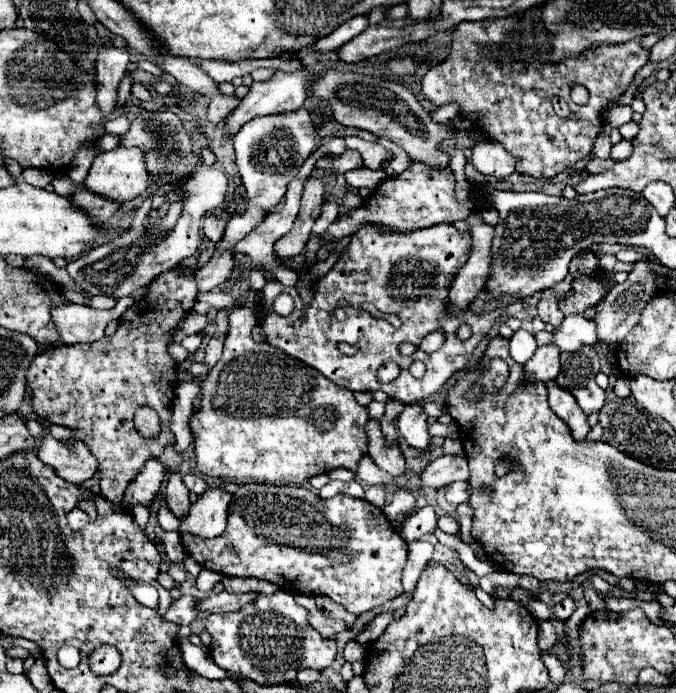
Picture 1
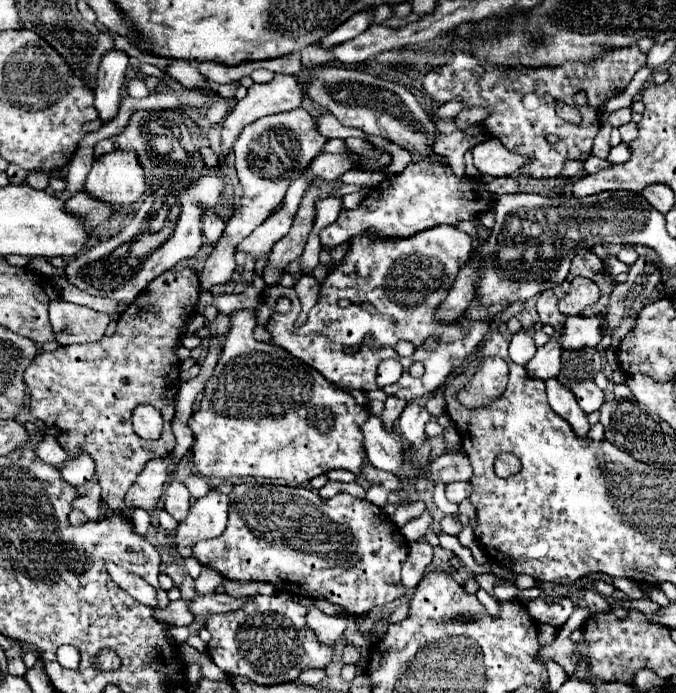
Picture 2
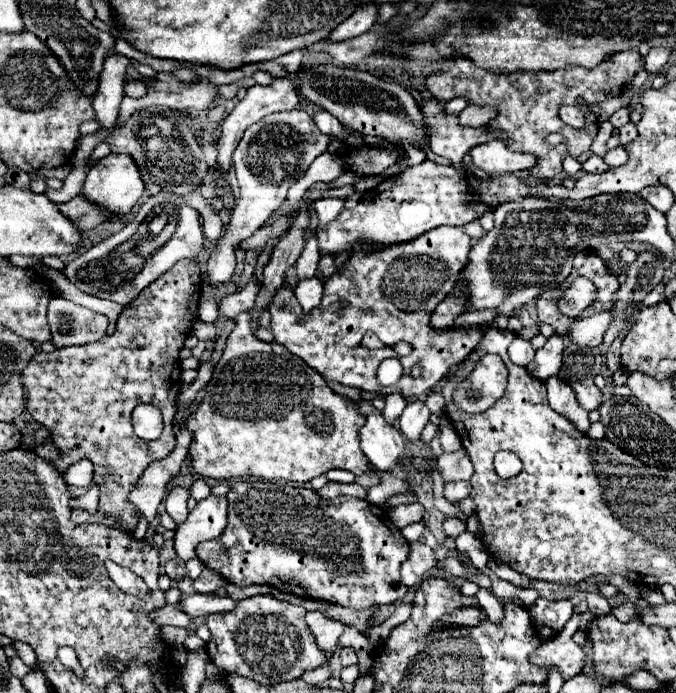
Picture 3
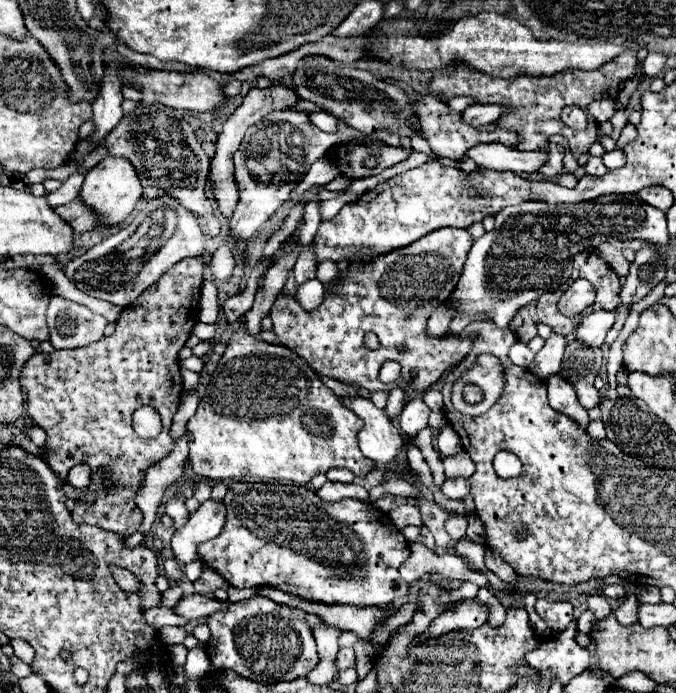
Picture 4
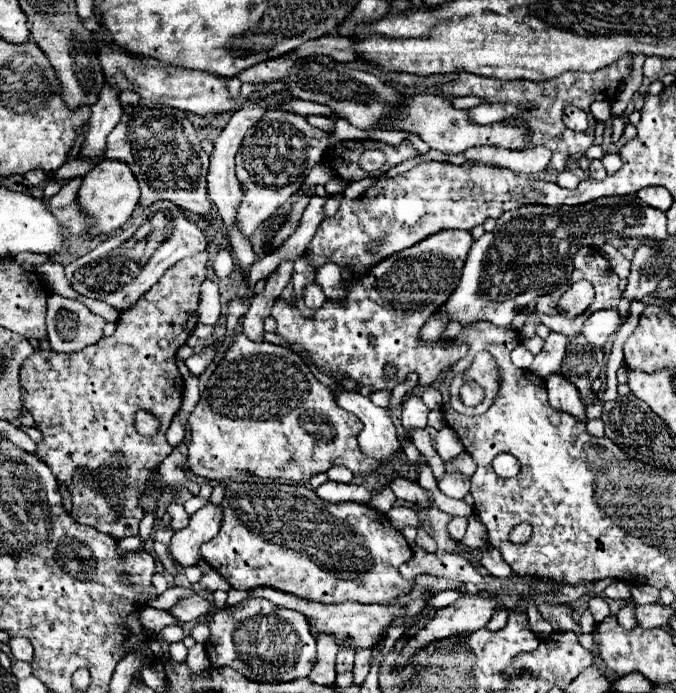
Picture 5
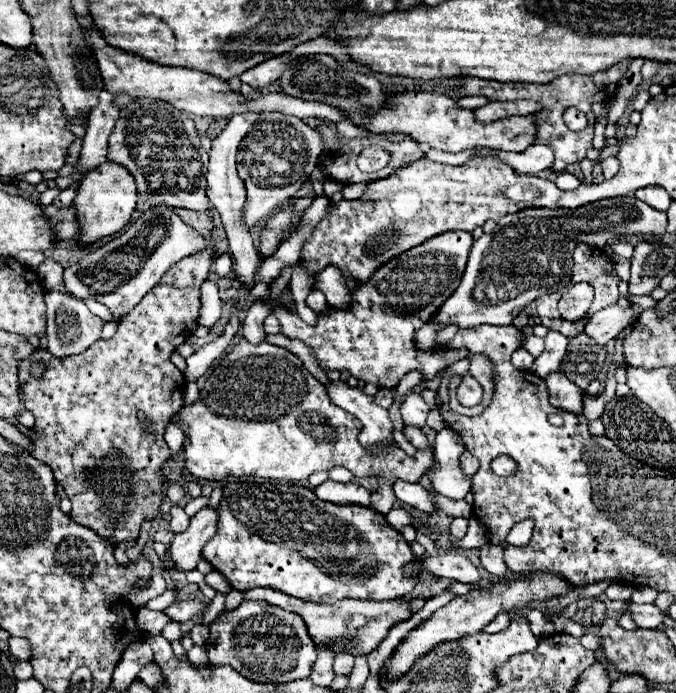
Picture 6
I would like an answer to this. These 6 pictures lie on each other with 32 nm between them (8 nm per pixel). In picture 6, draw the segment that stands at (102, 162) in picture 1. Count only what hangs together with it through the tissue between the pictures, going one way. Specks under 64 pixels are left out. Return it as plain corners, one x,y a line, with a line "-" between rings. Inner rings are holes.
106,160
104,164
100,164
100,168
94,168
92,172
88,172
80,182
78,194
74,198
74,206
82,224
80,242
88,244
120,232
132,218
136,200
138,200
136,182
132,180
132,174
122,164
112,164

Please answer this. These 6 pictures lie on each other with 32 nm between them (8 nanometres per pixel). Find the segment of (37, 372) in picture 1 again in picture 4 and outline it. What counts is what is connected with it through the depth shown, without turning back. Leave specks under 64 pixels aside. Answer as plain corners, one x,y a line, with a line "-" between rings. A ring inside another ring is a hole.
198,256
180,260
180,264
174,264
156,284
152,284
152,288
148,288
148,292
142,292
136,304
130,304
122,310
112,336
104,336
102,340
84,348
54,350
50,354
36,352
26,362
20,374
20,384
26,390
26,412
48,434
44,448
48,450
48,464
52,466
52,470
62,480
66,480
66,474
72,466
80,462
88,462
92,466
92,480
88,490
94,490
98,494
96,504
92,508
74,508
74,512
82,516
84,524
94,524
104,530
118,532
122,536
134,534
142,524
142,512
132,502
132,494
138,490
148,466
166,458
174,448
170,426
172,416
176,414
180,404
180,394
184,390
178,352
188,340
198,320
198,300
202,282
202,258
-
142,404
154,406
162,416
164,428
156,440
144,440
136,436
136,432
132,430
132,412

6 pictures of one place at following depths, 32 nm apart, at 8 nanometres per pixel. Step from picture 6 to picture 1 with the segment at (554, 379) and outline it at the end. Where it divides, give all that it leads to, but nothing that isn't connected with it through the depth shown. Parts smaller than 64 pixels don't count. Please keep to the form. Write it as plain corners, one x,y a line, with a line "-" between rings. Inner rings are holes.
548,382
546,386
548,386
548,394
550,394
550,408
552,408
552,412
560,420
566,422
566,426
572,432
572,438
584,440
588,430
590,430
590,426
586,422
586,414
580,412
580,406
576,404
574,396
568,390
560,388
556,382

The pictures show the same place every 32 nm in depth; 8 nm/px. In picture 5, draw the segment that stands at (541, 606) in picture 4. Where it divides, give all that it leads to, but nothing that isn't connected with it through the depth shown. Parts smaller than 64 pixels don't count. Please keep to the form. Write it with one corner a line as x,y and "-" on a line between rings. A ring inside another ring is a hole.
542,602
538,606
538,612
542,614
542,618
546,622
550,622
550,626
556,632
565,632
572,630
576,635
580,635
581,629
579,625
572,620
572,606
570,604
546,604

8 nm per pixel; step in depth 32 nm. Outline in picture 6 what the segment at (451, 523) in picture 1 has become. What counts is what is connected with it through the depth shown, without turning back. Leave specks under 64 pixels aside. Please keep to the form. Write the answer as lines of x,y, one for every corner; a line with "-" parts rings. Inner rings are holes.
454,518
452,524
450,524
450,534
460,540
460,538
464,538
466,528
468,528
468,520
466,518

